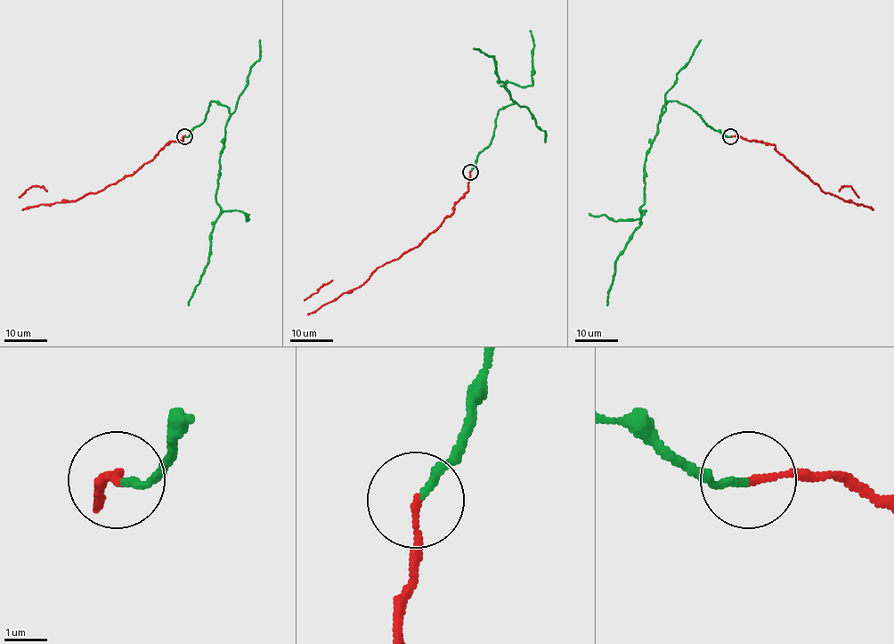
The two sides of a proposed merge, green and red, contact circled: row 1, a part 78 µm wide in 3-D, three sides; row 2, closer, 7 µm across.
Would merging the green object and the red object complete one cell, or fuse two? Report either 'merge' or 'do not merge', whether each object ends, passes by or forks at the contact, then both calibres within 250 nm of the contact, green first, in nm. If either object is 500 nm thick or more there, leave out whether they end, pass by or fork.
merge | green ends | red ends | 170/160 nm

